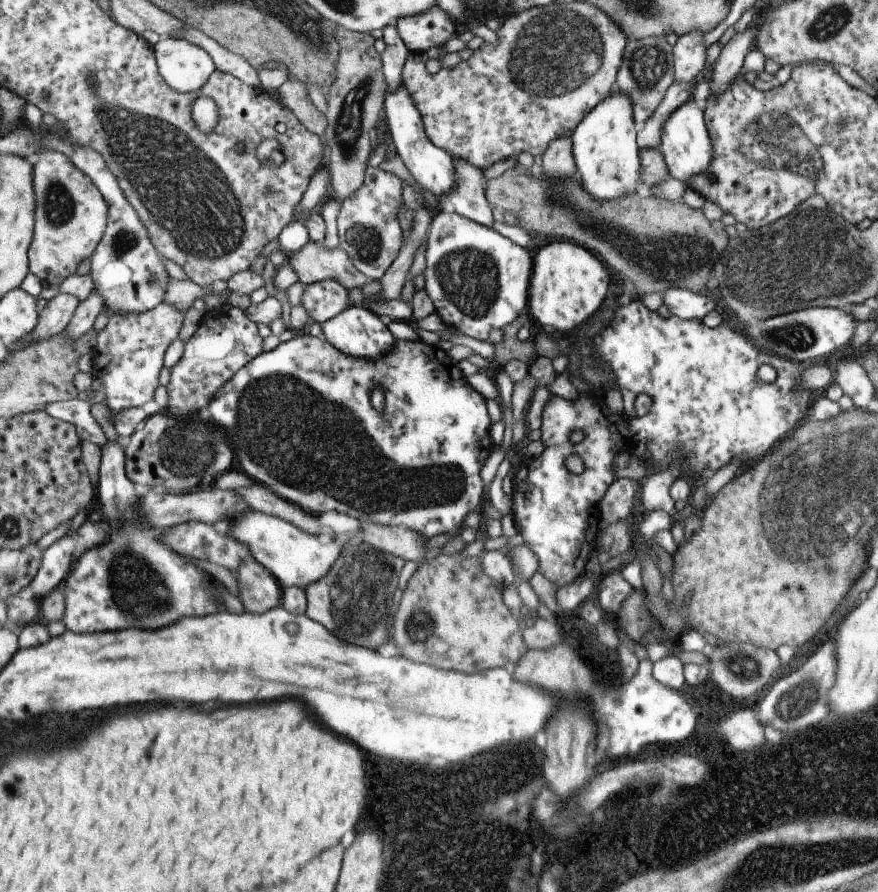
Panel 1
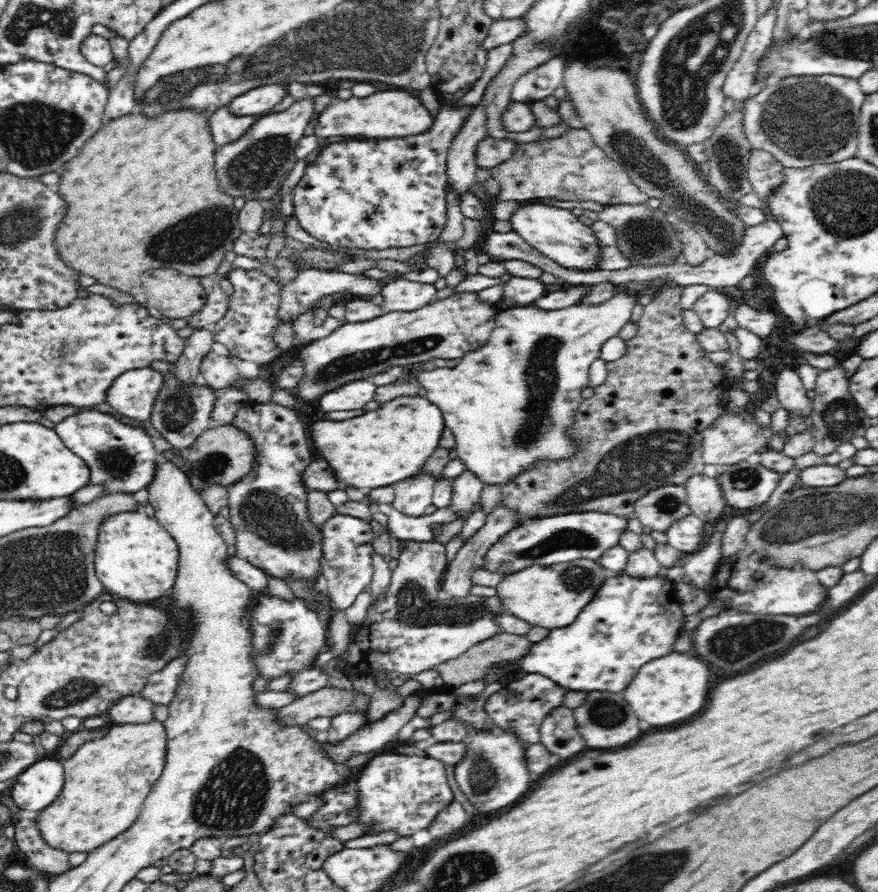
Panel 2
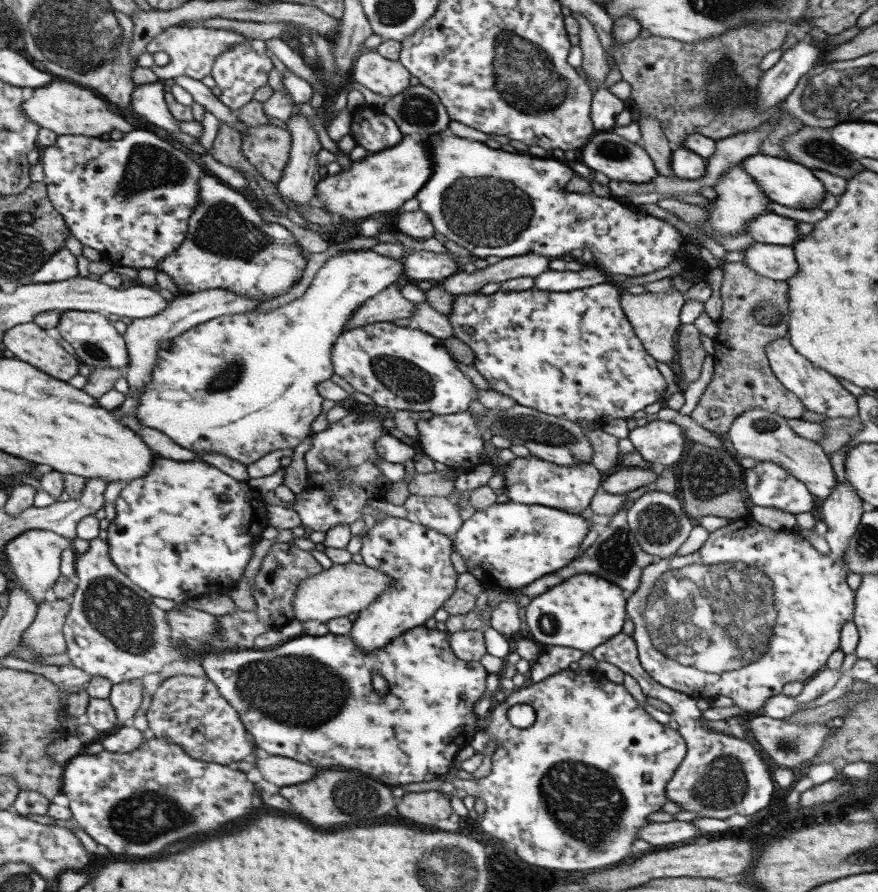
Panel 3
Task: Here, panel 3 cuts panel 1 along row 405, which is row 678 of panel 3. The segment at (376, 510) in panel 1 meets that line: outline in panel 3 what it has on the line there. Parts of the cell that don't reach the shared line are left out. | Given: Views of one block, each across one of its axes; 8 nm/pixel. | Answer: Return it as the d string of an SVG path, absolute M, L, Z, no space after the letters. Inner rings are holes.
M425 626L411 628L407 632L401 632L397 638L389 640L389 644L385 644L383 648L377 648L371 652L361 652L353 640L348 635L337 636L326 633L324 635L307 635L301 634L293 637L284 643L281 642L277 648L261 649L245 649L228 650L219 647L216 650L205 651L200 656L200 666L204 671L204 676L215 684L221 697L237 711L241 723L243 723L246 733L248 733L252 742L271 756L285 756L297 760L303 764L313 765L316 769L325 769L327 766L333 768L355 768L361 770L365 774L375 776L375 780L379 780L381 784L411 784L411 782L429 782L436 776L443 776L452 766L452 761L457 752L467 746L474 744L479 736L477 724L477 716L473 713L475 702L479 700L485 688L485 677L487 672L479 662L471 662L459 660L451 648L449 648L449 633L438 631L437 629ZM379 673L387 681L389 691L387 695L377 695L373 691L371 675Z

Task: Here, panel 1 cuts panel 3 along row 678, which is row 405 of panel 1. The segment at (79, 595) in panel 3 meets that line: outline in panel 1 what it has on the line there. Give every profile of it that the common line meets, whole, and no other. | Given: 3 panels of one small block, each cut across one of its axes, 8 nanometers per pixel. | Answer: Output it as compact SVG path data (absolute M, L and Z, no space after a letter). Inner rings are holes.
M161 302L151 310L142 313L133 315L111 314L107 324L97 333L95 346L90 352L94 358L90 374L91 377L99 378L99 382L102 384L102 388L96 393L96 397L101 398L101 403L106 404L106 411L110 412L113 426L116 416L120 415L121 411L127 411L129 407L141 407L152 399L153 391L157 386L157 375L163 366L163 352L177 337L182 320L182 312Z

